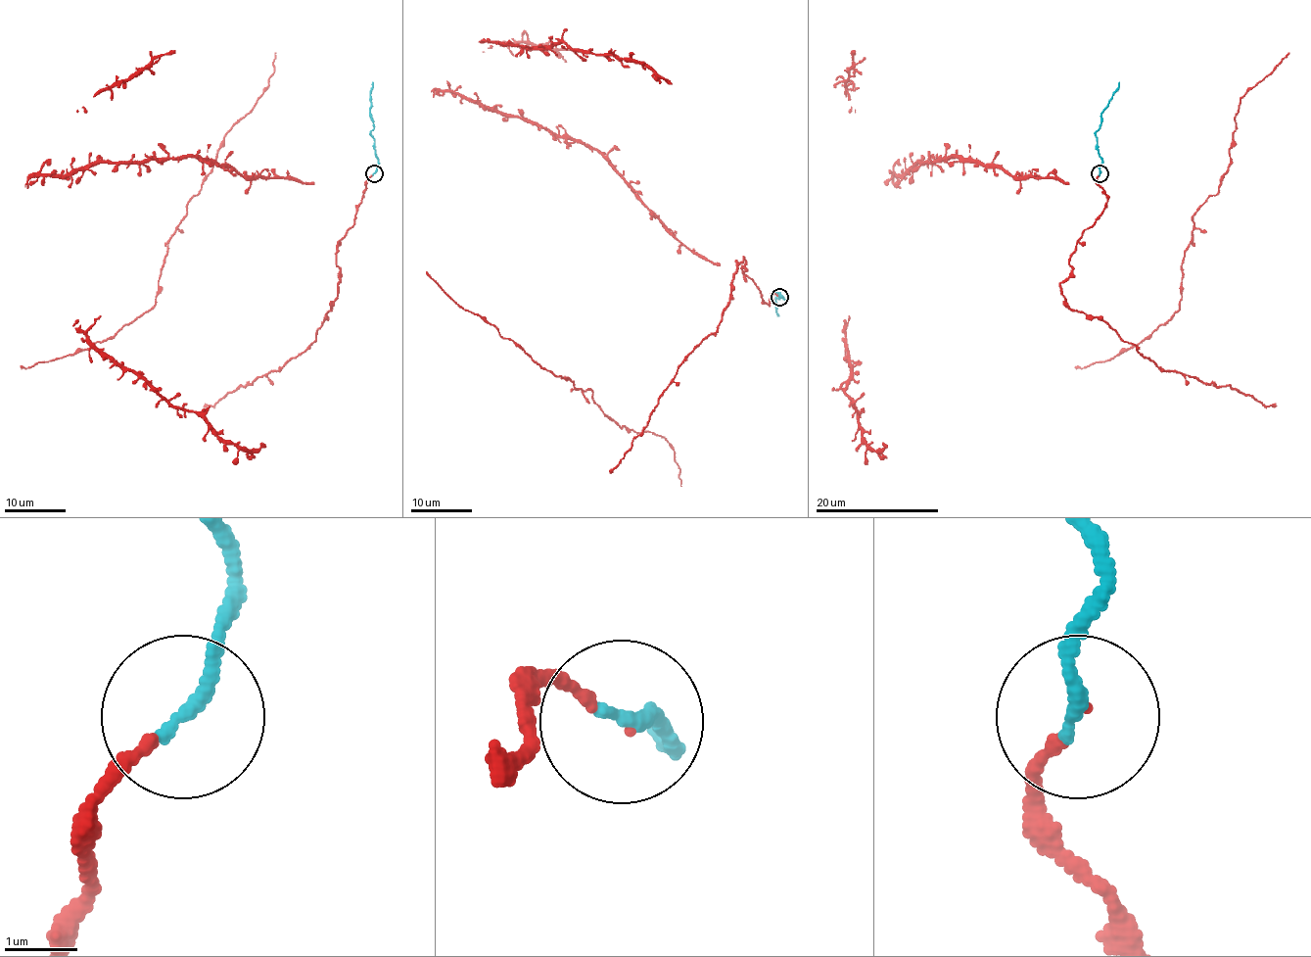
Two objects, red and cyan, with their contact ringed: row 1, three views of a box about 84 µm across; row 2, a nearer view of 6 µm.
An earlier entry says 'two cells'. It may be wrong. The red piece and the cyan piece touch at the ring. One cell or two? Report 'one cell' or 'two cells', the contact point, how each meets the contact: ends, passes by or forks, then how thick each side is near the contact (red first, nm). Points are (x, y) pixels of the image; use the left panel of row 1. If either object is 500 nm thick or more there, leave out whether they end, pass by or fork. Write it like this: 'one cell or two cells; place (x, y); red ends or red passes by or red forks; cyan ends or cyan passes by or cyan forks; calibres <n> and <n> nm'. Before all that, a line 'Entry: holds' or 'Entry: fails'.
Entry: fails
one cell; place (374, 173); red ends; cyan ends; calibres 80 and 200 nm

